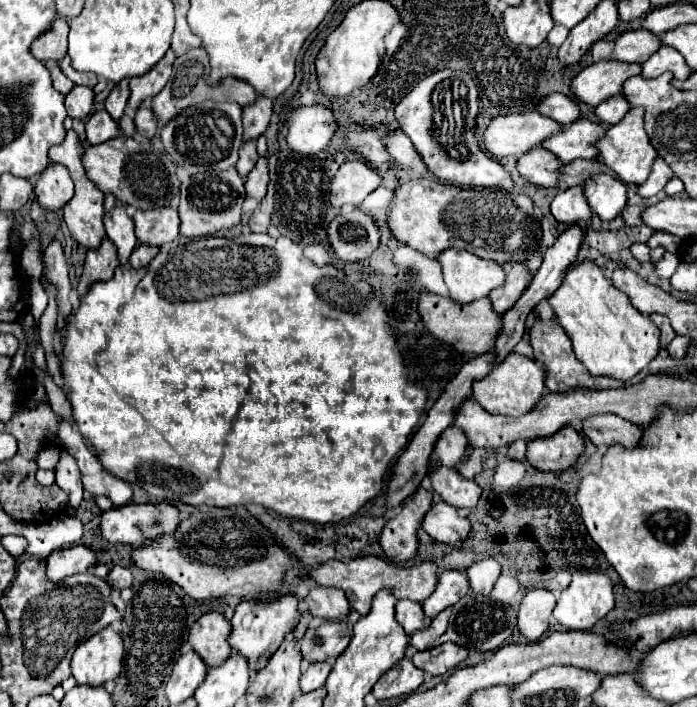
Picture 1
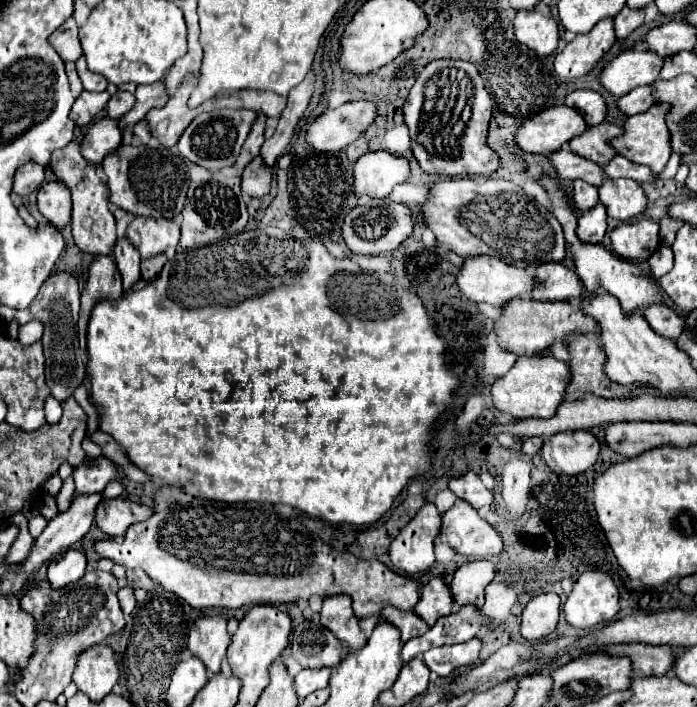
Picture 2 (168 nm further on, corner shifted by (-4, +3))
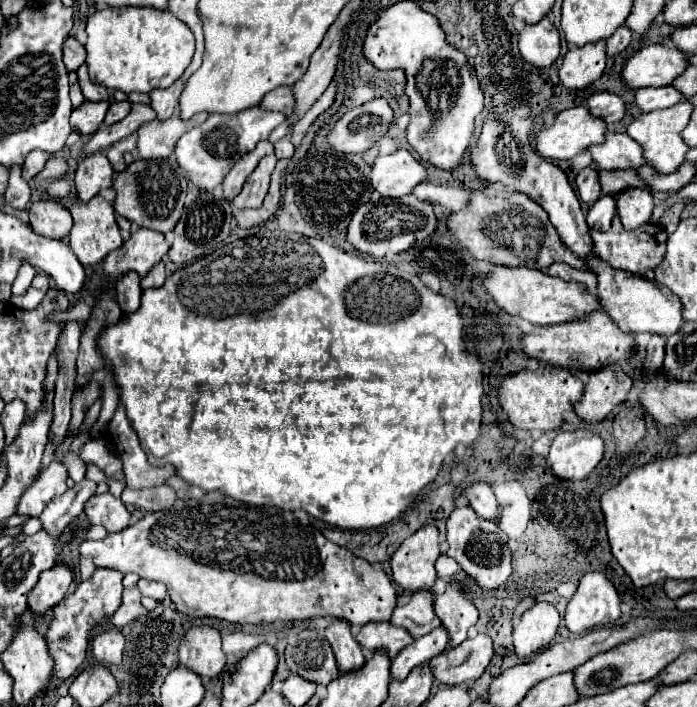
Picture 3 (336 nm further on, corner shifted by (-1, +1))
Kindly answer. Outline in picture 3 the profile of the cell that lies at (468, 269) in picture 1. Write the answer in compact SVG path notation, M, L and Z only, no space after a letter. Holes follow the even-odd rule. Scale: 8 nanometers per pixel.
M497 266L487 278L485 288L489 296L505 308L505 312L519 316L523 320L529 320L539 326L559 324L565 320L581 320L581 316L589 316L589 312L595 312L601 304L595 294L591 294L585 284L579 282L565 282L561 278L553 278L543 270L533 270L525 266L509 268L509 266Z

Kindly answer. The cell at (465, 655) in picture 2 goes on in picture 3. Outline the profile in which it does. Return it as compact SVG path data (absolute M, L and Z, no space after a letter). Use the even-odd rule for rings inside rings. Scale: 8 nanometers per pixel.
M479 634L473 640L465 640L457 648L447 648L441 656L429 662L429 668L439 682L457 686L481 678L491 658L493 658L493 642L487 634Z

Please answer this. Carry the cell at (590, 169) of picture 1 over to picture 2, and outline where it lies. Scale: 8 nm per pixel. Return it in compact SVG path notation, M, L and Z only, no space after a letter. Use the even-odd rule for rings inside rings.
M614 156L612 160L608 160L608 164L604 164L602 170L612 180L616 180L616 178L632 178L636 182L654 182L656 180L656 176L652 176L648 166L634 164L622 156Z

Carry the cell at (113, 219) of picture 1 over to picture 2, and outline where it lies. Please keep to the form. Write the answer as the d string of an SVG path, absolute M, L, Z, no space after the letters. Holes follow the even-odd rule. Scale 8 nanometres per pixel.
M126 236L118 238L114 244L114 258L118 264L118 270L122 274L124 280L124 290L128 290L132 286L132 282L136 282L140 278L140 254L136 254L136 248L128 242Z

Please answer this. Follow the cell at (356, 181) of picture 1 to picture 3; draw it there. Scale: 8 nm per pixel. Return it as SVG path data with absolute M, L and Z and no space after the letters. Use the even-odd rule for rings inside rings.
M397 150L389 156L377 156L371 170L371 186L389 198L411 194L413 188L425 178L427 166L415 160L415 156L407 150Z

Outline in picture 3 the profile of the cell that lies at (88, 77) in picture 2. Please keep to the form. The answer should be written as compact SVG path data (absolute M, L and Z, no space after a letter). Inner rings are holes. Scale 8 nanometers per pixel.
M83 64L79 70L79 84L81 84L81 90L83 90L83 96L85 100L89 102L101 102L101 100L109 100L109 94L107 94L107 88L105 86L97 86L89 80L89 74L87 74L87 64Z

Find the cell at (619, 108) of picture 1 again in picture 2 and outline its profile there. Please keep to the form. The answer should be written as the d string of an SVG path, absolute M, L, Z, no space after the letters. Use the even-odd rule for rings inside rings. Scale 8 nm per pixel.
M650 86L634 88L628 94L624 94L622 98L618 98L618 108L626 116L634 116L634 114L640 114L640 112L646 112L652 104L656 104L656 100L652 98L652 88Z

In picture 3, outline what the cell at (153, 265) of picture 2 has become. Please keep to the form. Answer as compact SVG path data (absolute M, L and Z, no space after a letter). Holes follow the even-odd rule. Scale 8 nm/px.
M161 262L161 264L157 264L143 280L141 280L141 288L143 290L147 290L147 288L157 288L157 286L161 286L163 282L165 282L165 264Z

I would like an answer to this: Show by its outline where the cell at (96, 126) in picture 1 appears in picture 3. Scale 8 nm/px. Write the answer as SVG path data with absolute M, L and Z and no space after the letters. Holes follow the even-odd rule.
M97 152L89 158L79 160L75 172L75 192L81 202L89 202L103 188L111 188L111 164L103 152Z

